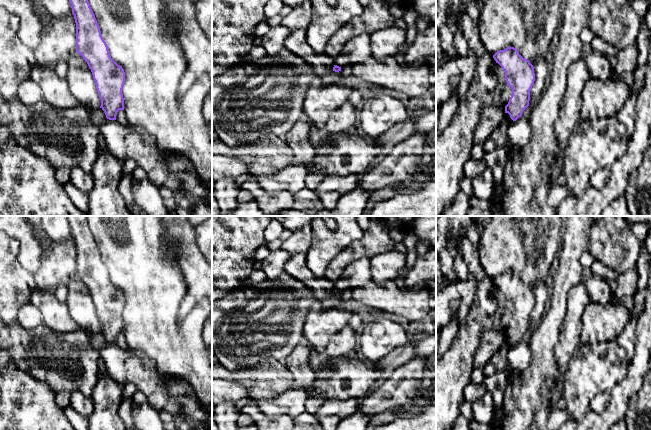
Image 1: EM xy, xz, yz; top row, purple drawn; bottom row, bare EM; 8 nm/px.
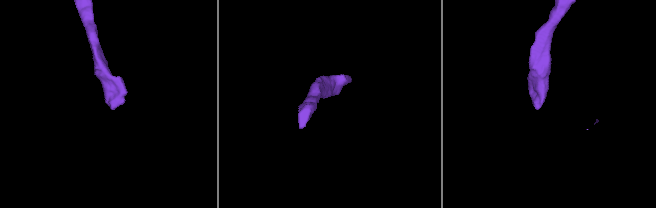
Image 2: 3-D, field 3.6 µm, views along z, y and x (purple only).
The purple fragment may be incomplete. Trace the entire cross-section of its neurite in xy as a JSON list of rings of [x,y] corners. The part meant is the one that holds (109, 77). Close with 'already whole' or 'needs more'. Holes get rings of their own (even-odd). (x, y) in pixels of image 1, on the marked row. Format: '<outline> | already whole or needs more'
[[[69,0],[76,23],[76,52],[80,54],[91,69],[96,89],[101,99],[100,108],[106,118],[116,120],[119,110],[124,110],[124,98],[122,94],[125,83],[125,72],[110,56],[108,46],[104,41],[100,27],[88,0]]] | already whole

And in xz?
[[[364,32],[352,37],[343,47],[339,56],[334,59],[333,71],[339,72],[347,65],[362,63],[372,56],[370,47],[370,33]]] | needs more

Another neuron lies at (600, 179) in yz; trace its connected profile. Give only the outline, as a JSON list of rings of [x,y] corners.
[[[610,168],[600,169],[591,177],[590,186],[594,187],[595,189],[601,190],[608,184],[610,177]]]

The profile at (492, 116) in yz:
[[[490,105],[484,108],[482,118],[476,126],[475,144],[484,146],[491,133],[499,127],[505,115],[505,108]]]

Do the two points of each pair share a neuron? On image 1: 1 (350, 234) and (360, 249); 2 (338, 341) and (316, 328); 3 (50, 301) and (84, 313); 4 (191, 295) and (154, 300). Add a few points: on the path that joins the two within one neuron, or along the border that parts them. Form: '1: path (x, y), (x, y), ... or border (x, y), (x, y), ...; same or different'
1: border (364, 233), (360, 239), (355, 241); different
2: border (348, 325), (340, 329), (331, 338), (324, 352); different
3: border (65, 302), (72, 318); different
4: border (182, 273), (186, 294), (180, 309), (184, 313); different

